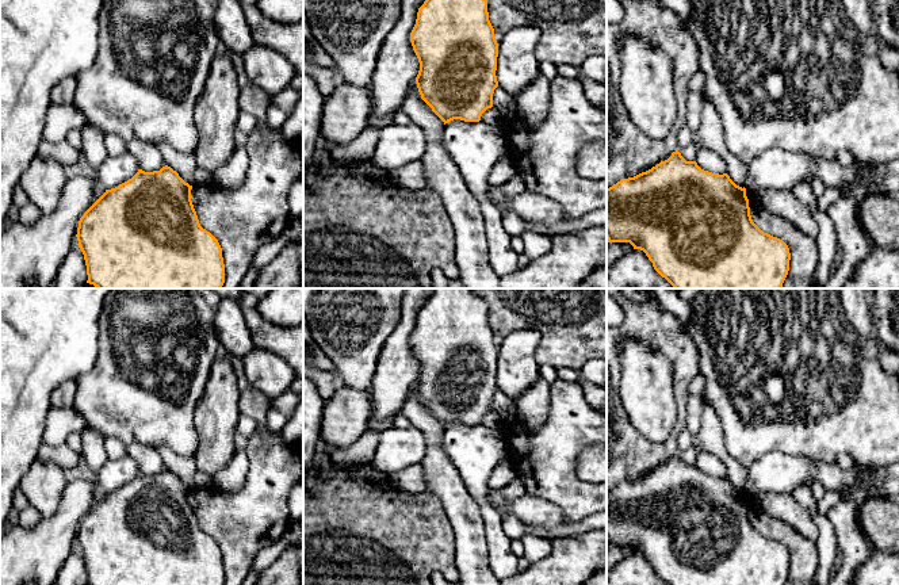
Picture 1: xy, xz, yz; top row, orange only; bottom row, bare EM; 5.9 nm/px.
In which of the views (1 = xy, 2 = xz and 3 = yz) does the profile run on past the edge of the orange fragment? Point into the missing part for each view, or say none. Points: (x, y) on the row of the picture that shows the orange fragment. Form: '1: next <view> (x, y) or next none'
1: next none
2: next none
3: next none

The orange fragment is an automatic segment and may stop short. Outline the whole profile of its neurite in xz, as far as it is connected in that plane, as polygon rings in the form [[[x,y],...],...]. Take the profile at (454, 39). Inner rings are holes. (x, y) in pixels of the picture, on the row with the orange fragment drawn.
[[[425,0],[418,8],[410,42],[420,62],[416,84],[421,99],[444,125],[454,119],[479,122],[482,114],[493,107],[493,93],[498,87],[496,76],[498,43],[489,20],[487,0]]]

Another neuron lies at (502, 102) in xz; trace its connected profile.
[[[500,85],[494,89],[493,93],[493,107],[502,115],[516,114],[517,103],[513,96],[510,96]]]

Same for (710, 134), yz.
[[[705,102],[703,106],[701,122],[695,133],[695,139],[700,148],[718,153],[726,164],[726,173],[730,179],[737,186],[745,187],[747,165],[727,148],[719,114],[711,102]]]

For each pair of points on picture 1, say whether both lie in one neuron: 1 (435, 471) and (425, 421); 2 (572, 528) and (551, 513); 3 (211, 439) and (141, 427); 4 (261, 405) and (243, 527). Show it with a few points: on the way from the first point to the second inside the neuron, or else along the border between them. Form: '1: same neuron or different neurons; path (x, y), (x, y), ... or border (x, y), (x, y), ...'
1: same neuron; path (435, 459), (432, 434)
2: same neuron; path (566, 528), (557, 519)
3: different neurons; border (198, 404), (195, 409), (198, 450), (194, 457)
4: same neuron; path (261, 435), (261, 497)

